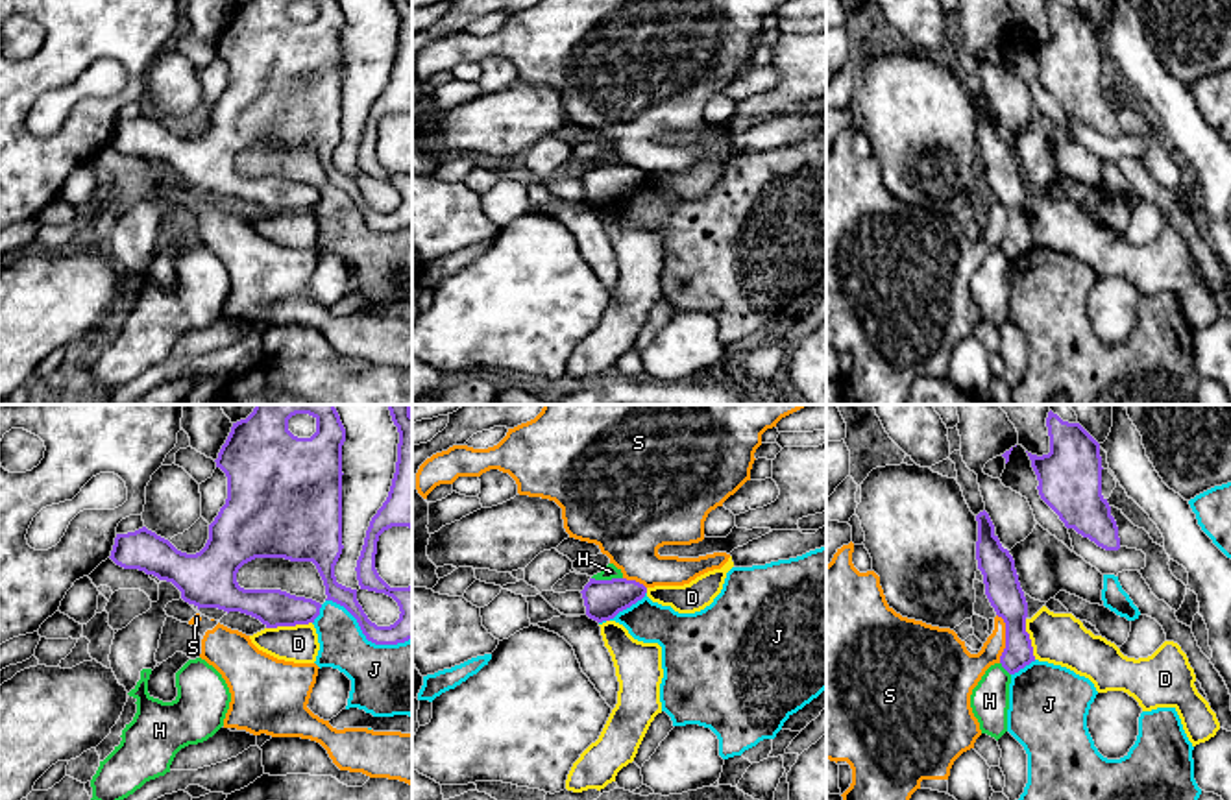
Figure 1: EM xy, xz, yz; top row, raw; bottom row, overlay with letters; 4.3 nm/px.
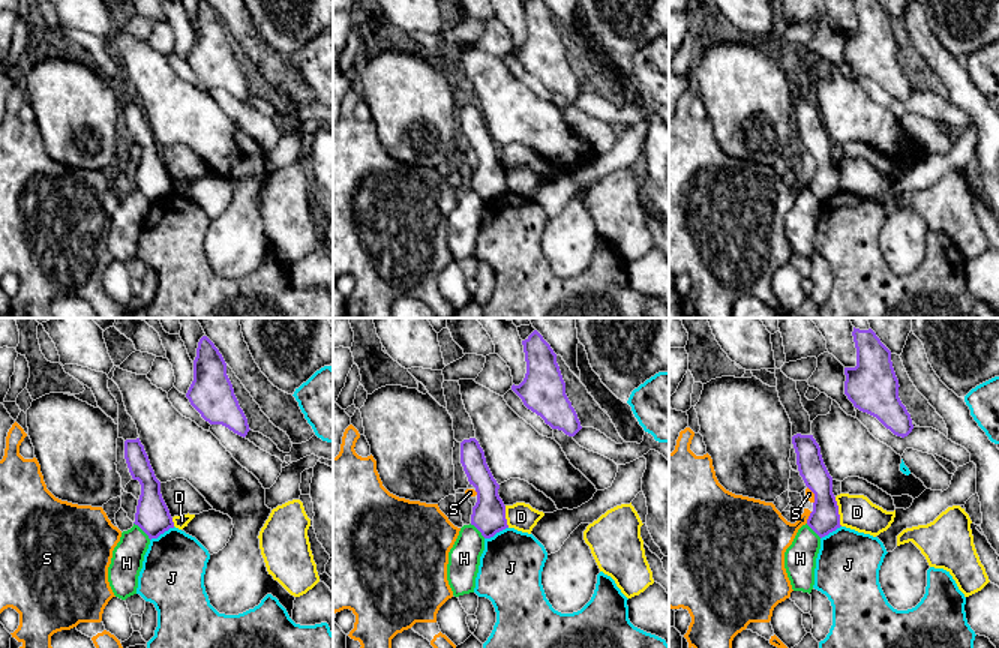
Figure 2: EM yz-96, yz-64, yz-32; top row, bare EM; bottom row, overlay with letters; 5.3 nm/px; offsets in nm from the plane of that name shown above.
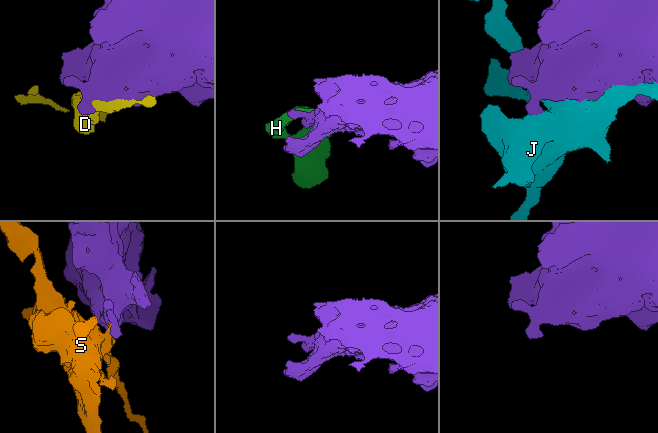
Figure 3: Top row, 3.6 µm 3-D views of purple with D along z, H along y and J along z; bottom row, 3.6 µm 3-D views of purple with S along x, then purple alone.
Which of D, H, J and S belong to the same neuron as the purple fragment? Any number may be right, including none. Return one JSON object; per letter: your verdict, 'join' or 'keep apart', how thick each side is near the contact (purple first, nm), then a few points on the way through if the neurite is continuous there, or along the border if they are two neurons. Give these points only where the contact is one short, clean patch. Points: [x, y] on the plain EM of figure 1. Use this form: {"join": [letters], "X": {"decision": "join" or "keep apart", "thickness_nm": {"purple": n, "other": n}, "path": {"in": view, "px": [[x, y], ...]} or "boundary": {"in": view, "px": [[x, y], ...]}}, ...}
{"join": [], "D": {"decision": "keep apart", "thickness_nm": {"purple": 160, "other": 160}}, "H": {"decision": "keep apart", "thickness_nm": {"purple": 170, "other": 70}, "boundary": {"in": "xz", "px": [[592, 163], [621, 165]]}}, "J": {"decision": "keep apart", "thickness_nm": {"purple": 130, "other": 320}}, "S": {"decision": "keep apart", "thickness_nm": {"purple": 160, "other": 190}, "boundary": {"in": "yz", "px": [[997, 200], [1004, 209], [1004, 237], [999, 248]]}}}

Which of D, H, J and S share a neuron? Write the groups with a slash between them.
D / H / J / S

